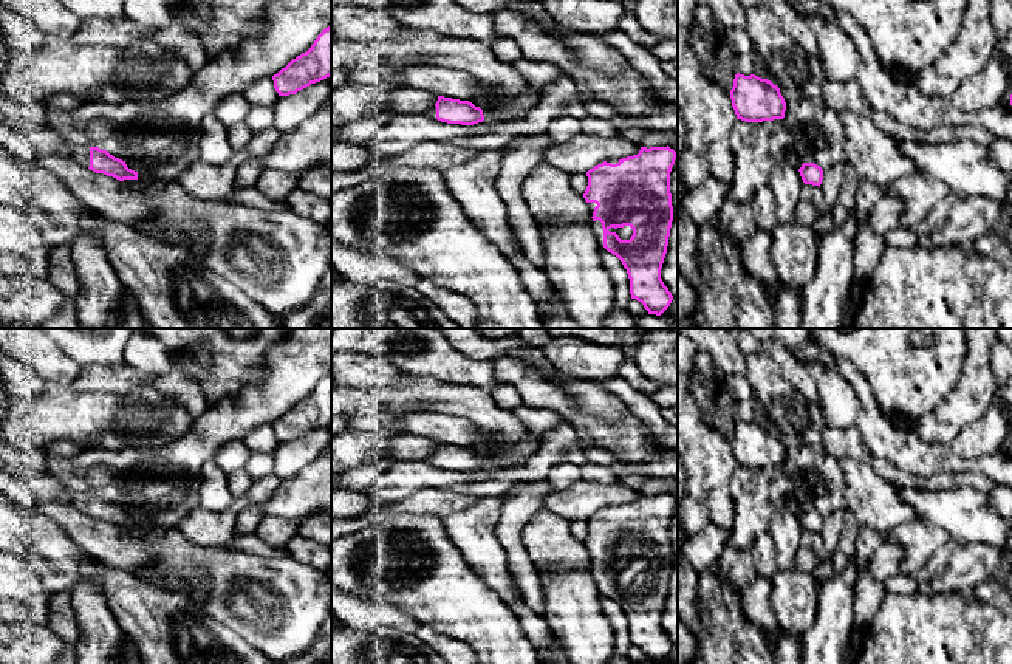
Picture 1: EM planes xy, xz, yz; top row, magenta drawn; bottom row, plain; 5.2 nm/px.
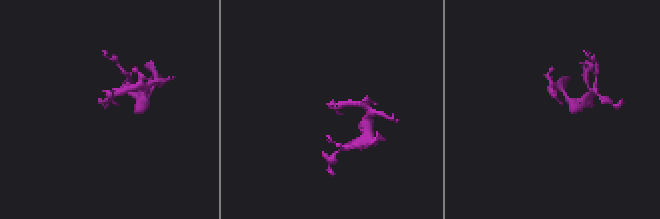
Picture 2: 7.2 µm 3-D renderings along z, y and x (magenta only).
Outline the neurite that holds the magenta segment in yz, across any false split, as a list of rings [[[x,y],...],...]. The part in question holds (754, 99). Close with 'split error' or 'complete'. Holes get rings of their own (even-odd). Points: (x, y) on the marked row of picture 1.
[[[737,73],[730,99],[737,119],[763,122],[785,118],[786,102],[780,88],[755,74],[744,76]]]; complete

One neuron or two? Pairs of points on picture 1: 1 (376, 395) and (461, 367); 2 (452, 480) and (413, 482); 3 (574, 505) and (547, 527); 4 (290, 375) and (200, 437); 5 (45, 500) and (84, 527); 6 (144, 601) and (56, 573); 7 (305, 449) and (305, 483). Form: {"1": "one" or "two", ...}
{"1": "two", "2": "one", "3": "two", "4": "one", "5": "one", "6": "one", "7": "two"}

